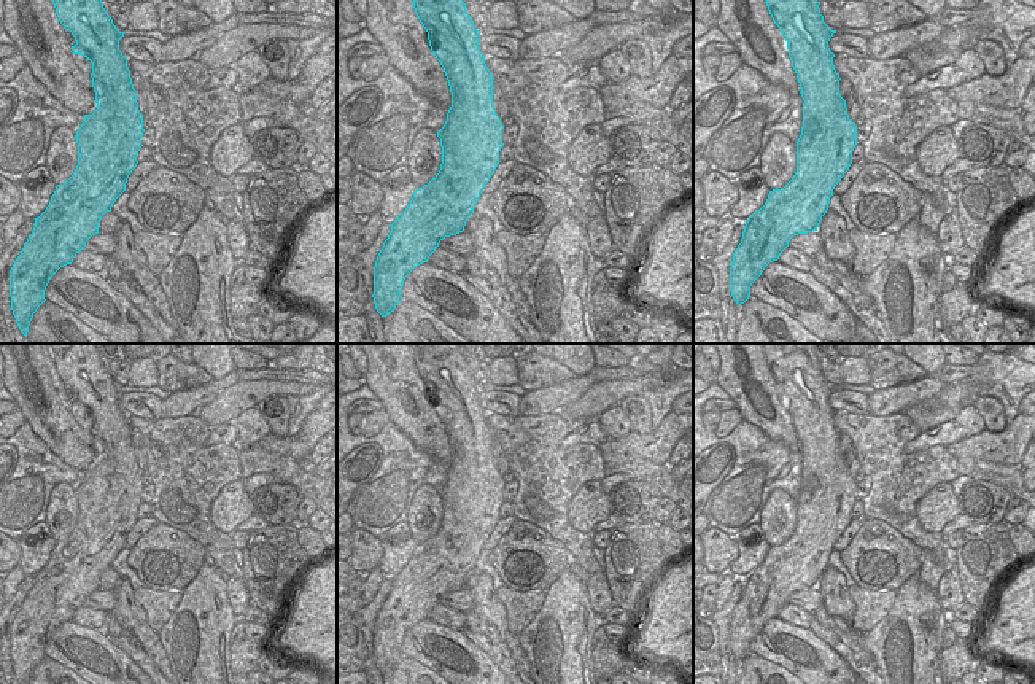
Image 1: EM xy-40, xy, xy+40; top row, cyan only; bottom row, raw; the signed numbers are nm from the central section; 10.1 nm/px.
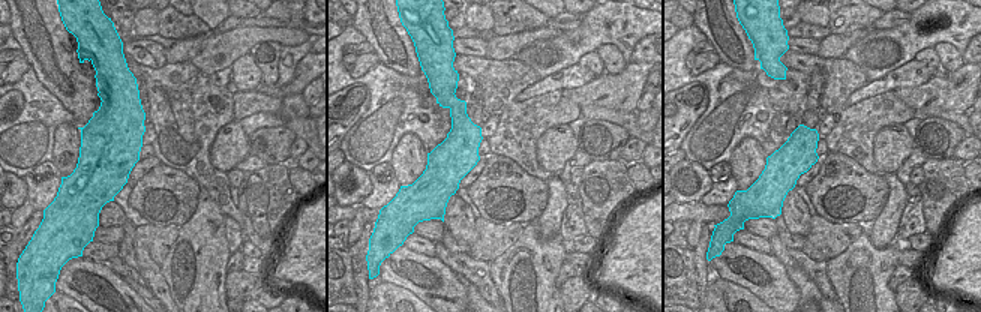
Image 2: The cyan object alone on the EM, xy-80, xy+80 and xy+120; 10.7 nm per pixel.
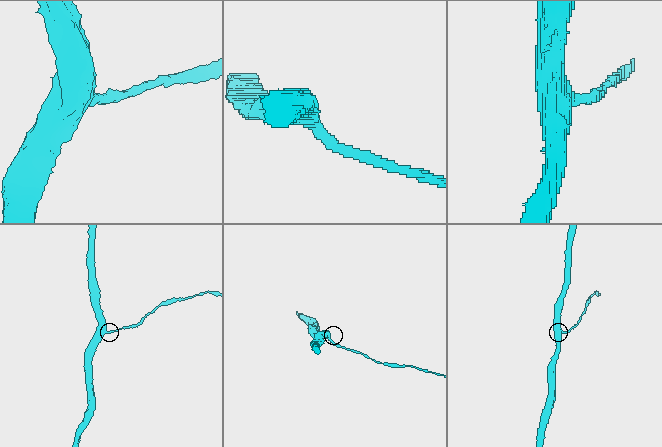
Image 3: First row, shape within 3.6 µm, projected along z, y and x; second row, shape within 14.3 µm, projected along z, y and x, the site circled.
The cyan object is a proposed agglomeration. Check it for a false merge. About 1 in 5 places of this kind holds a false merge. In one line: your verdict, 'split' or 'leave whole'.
leave whole

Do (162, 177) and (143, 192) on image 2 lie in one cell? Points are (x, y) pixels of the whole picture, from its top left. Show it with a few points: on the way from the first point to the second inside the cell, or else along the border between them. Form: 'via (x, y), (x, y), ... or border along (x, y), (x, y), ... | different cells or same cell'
via (158, 182), (147, 191) | same cell

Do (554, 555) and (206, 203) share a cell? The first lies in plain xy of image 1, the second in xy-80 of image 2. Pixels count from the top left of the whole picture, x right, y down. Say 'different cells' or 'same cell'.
different cells

